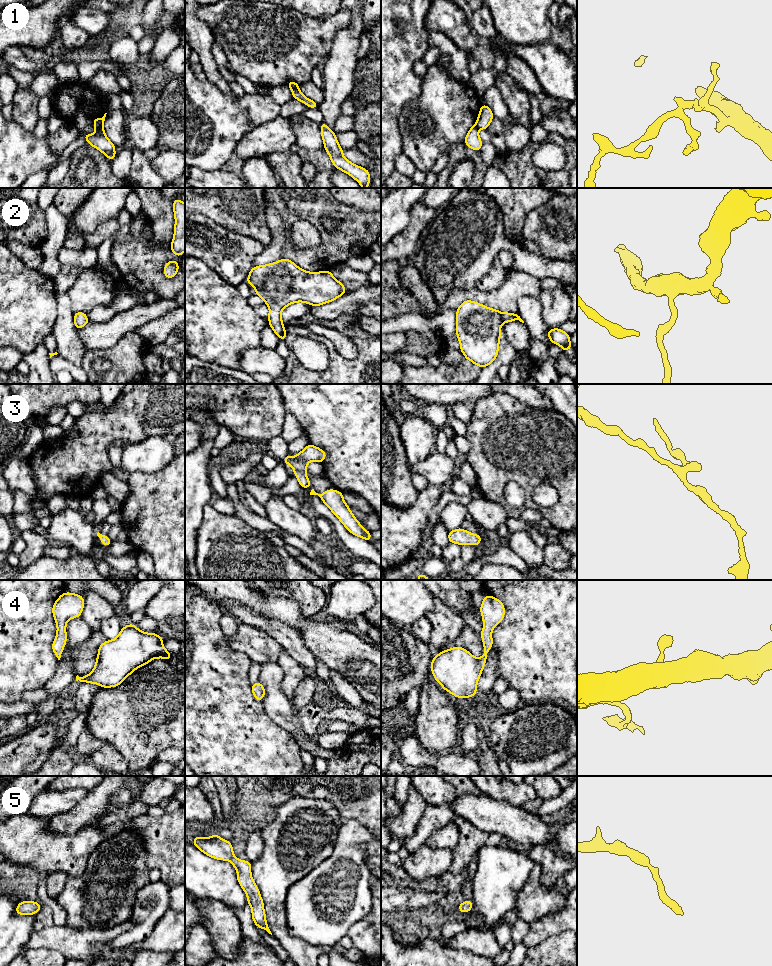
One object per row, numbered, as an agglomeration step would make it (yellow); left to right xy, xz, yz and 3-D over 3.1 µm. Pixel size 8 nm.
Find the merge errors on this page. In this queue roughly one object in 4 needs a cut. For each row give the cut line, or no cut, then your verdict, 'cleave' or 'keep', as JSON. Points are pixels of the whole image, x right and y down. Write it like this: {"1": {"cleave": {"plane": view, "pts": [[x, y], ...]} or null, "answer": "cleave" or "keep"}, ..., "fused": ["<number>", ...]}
{"1": {"cleave": {"plane": "xz", "pts": [[291, 87], [298, 88]]}, "answer": "cleave"}, "2": {"cleave": null, "answer": "keep"}, "3": {"cleave": null, "answer": "keep"}, "4": {"cleave": null, "answer": "keep"}, "5": {"cleave": null, "answer": "keep"}, "fused": ["1"]}

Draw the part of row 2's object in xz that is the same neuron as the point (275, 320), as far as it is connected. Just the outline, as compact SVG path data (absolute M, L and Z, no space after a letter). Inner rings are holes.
M285 258L267 265L253 267L246 282L256 289L255 294L262 298L269 307L269 326L282 340L288 337L281 317L281 312L284 308L295 302L320 306L324 303L332 302L346 293L345 286L329 270L307 272L299 268L291 260Z

